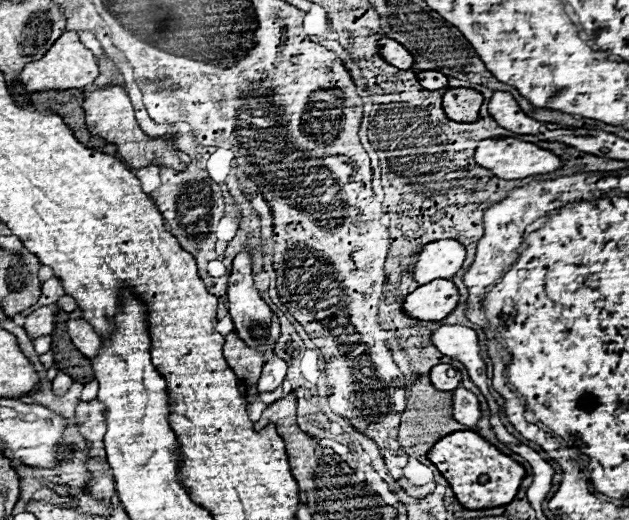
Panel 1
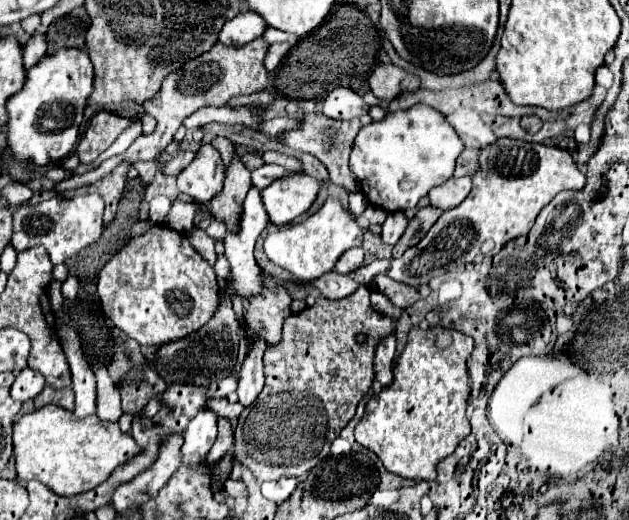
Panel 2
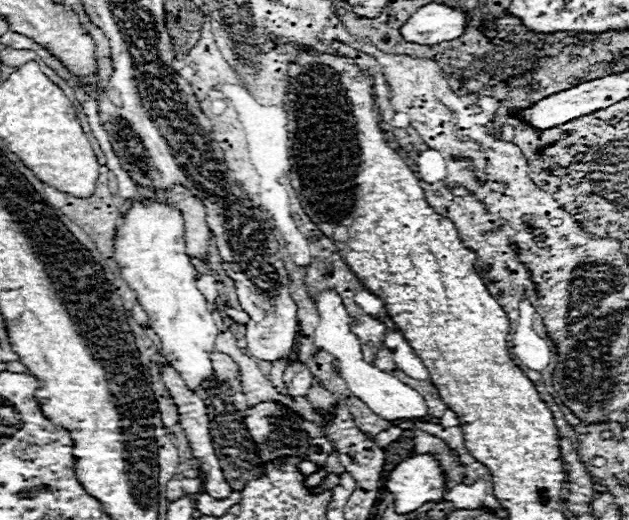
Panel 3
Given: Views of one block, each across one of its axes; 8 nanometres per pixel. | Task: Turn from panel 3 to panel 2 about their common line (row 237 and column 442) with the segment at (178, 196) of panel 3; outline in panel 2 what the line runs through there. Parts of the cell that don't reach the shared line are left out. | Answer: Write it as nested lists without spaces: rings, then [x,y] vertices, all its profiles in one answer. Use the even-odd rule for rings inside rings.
[[[470,176],[450,178],[442,186],[436,186],[428,192],[430,206],[440,208],[440,210],[450,210],[450,208],[458,206],[470,194],[470,188],[472,188]]]

